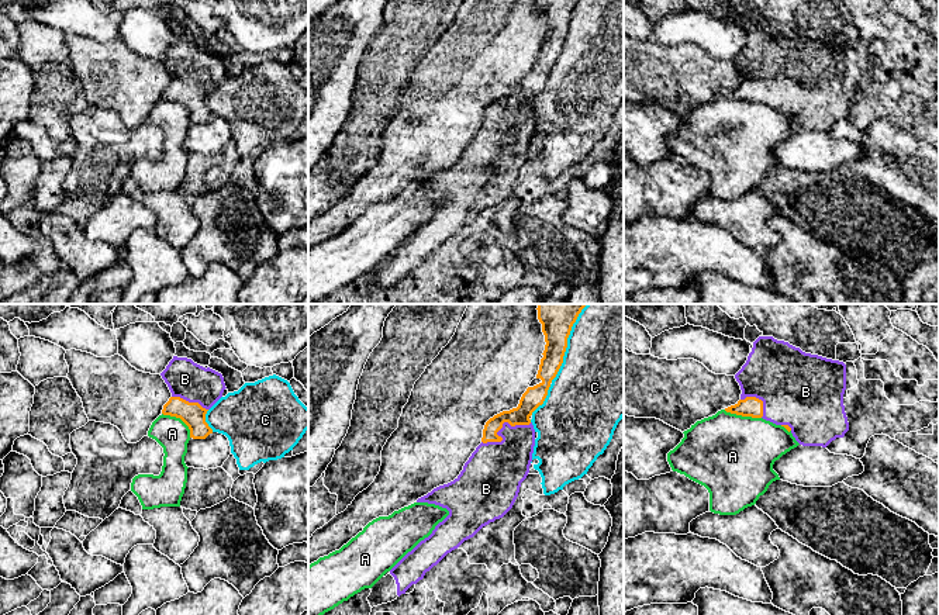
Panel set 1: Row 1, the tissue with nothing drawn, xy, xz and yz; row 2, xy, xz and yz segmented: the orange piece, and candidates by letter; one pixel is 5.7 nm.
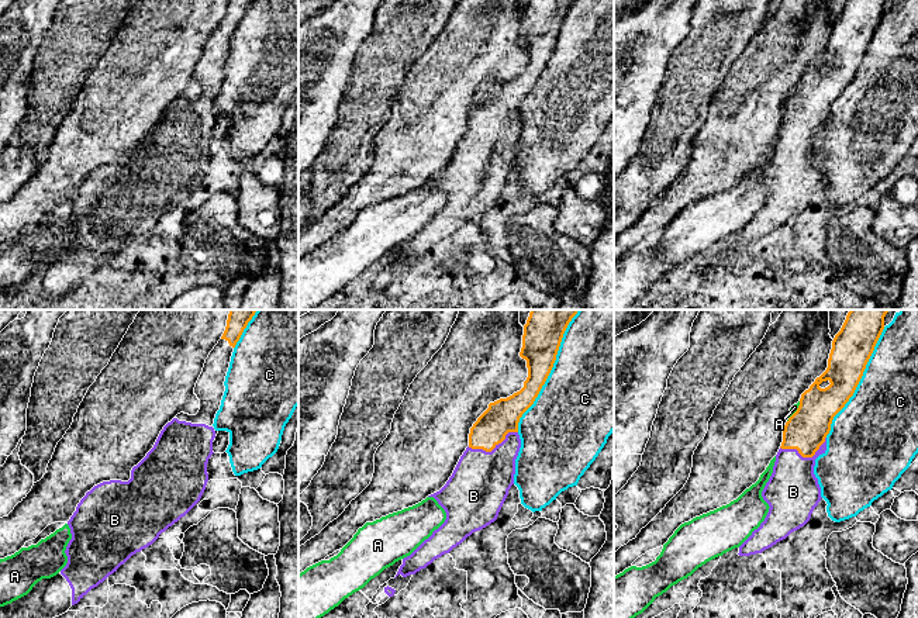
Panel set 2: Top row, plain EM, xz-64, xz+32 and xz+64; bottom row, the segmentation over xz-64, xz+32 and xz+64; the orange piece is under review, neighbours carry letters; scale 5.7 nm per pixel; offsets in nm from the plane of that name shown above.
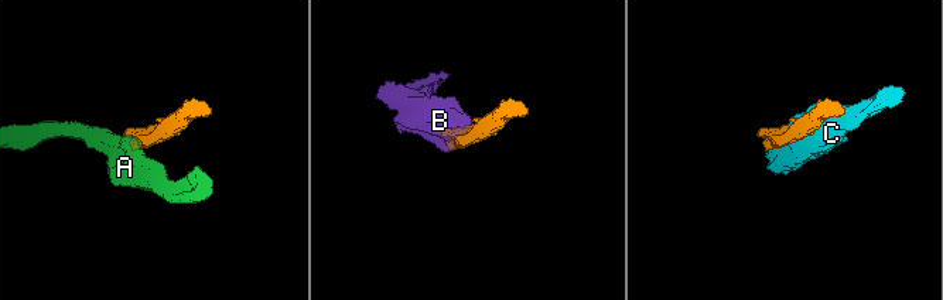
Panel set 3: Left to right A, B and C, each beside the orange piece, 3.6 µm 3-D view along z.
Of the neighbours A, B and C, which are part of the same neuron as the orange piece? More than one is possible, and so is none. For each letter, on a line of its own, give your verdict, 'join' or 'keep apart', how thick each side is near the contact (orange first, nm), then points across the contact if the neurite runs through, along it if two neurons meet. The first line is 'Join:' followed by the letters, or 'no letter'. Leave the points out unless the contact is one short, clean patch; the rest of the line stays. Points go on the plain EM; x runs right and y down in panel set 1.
Join: B
A: keep apart | 140/190 nm
B: join | 120/320 nm
C: keep apart | 160/500 nm

